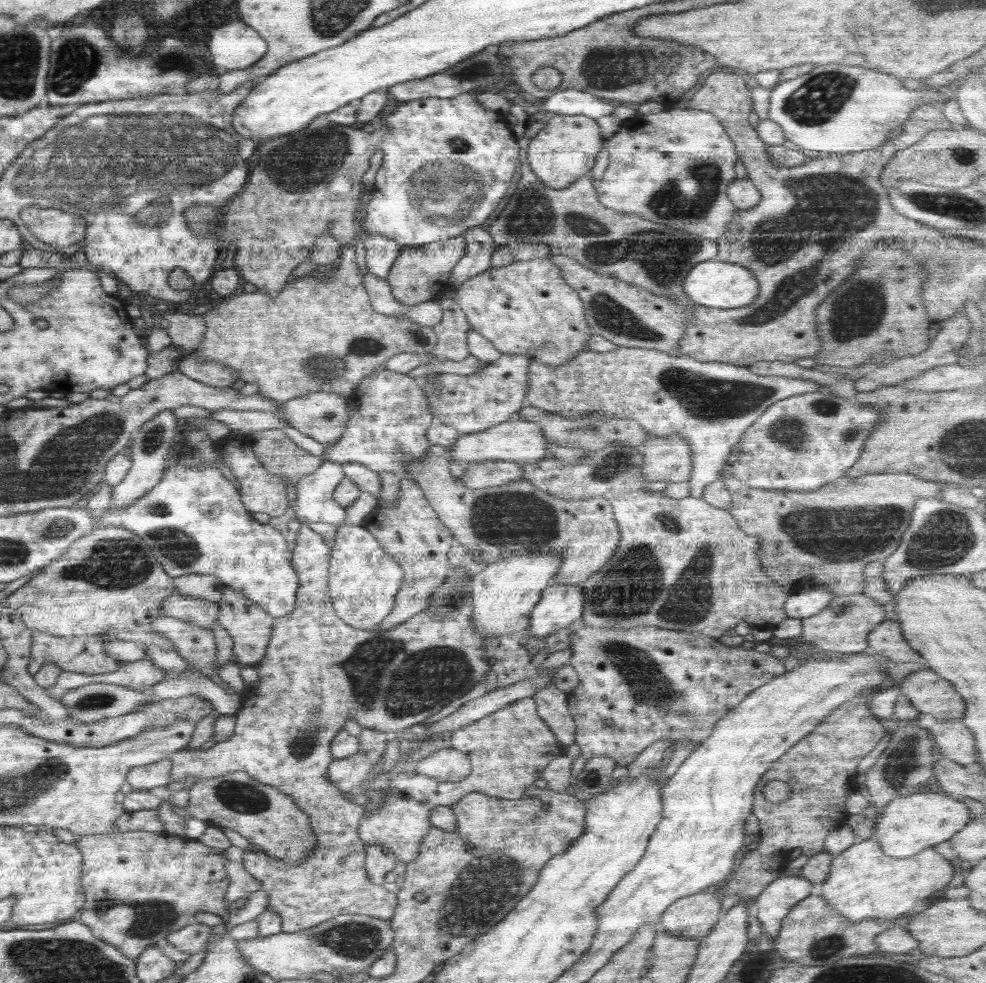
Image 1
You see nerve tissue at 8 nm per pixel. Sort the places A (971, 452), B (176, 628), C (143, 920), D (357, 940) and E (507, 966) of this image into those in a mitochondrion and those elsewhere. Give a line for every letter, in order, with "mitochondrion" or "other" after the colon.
A: mitochondrion
B: other
C: mitochondrion
D: mitochondrion
E: other

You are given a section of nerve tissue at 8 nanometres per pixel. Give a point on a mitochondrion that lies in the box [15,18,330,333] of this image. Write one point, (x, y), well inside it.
(77, 62)

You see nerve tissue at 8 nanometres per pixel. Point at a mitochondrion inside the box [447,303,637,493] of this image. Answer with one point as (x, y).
(611, 467)

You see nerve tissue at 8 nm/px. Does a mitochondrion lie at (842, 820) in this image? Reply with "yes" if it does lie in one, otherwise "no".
no

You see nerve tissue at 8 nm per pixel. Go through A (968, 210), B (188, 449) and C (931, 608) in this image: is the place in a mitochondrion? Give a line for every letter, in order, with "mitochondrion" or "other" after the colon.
A: mitochondrion
B: mitochondrion
C: other

